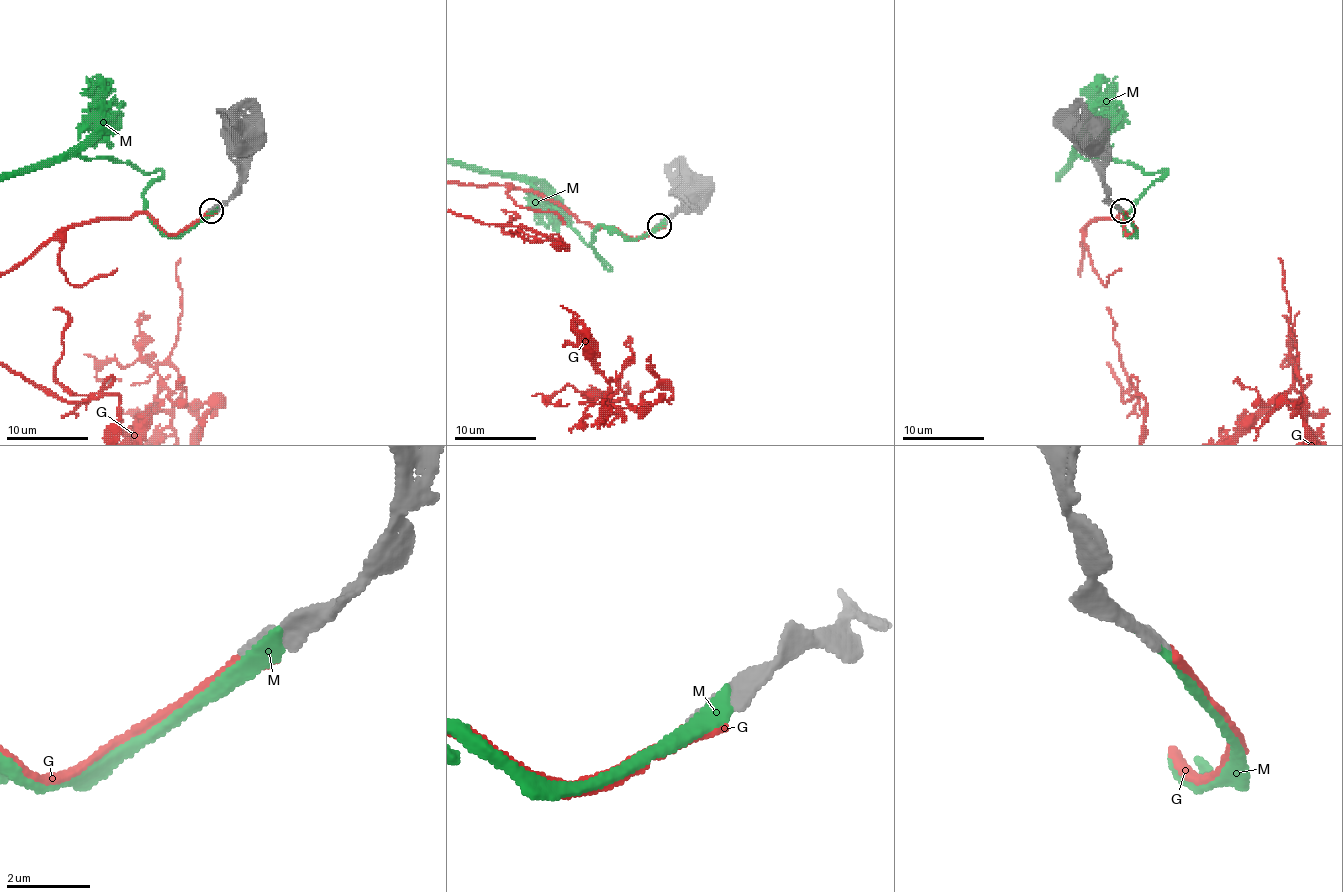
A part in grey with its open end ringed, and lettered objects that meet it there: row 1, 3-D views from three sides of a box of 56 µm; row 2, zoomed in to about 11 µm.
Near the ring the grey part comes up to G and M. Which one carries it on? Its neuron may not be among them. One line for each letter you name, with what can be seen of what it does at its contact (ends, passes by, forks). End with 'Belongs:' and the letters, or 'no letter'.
G: it ends
Belongs: G

